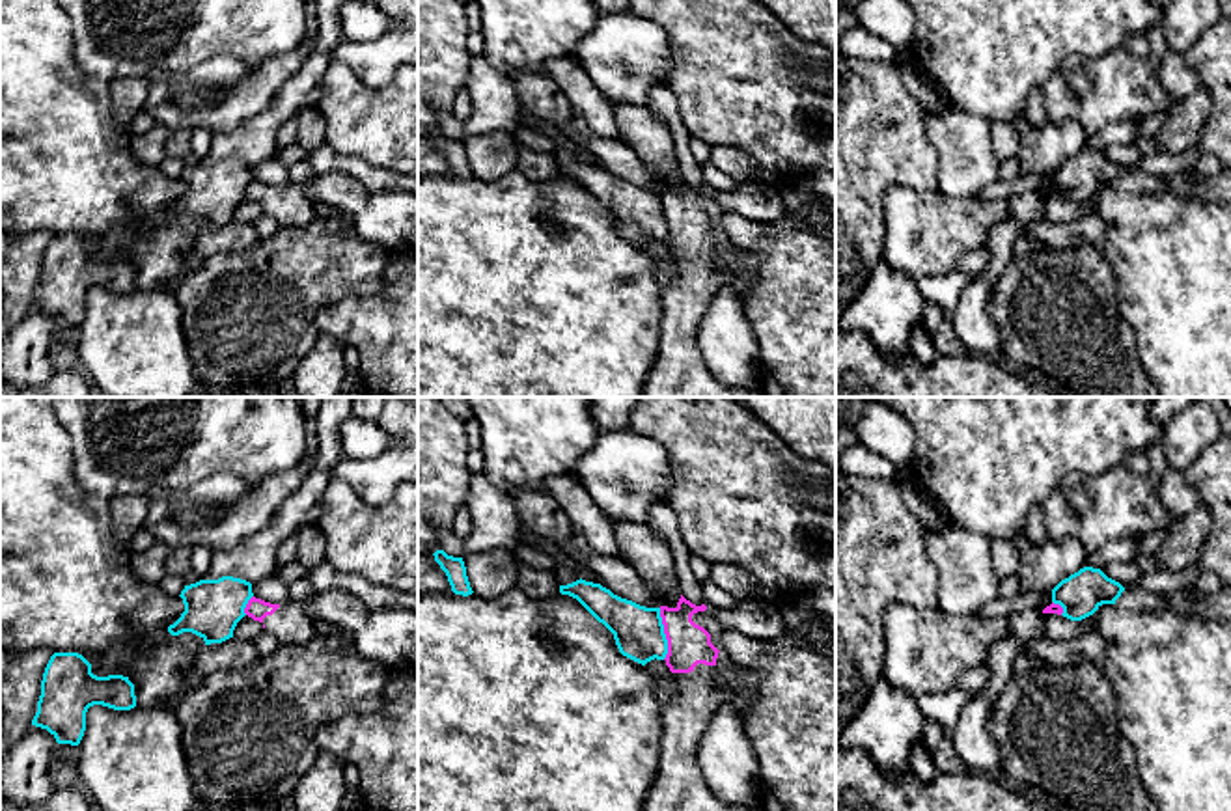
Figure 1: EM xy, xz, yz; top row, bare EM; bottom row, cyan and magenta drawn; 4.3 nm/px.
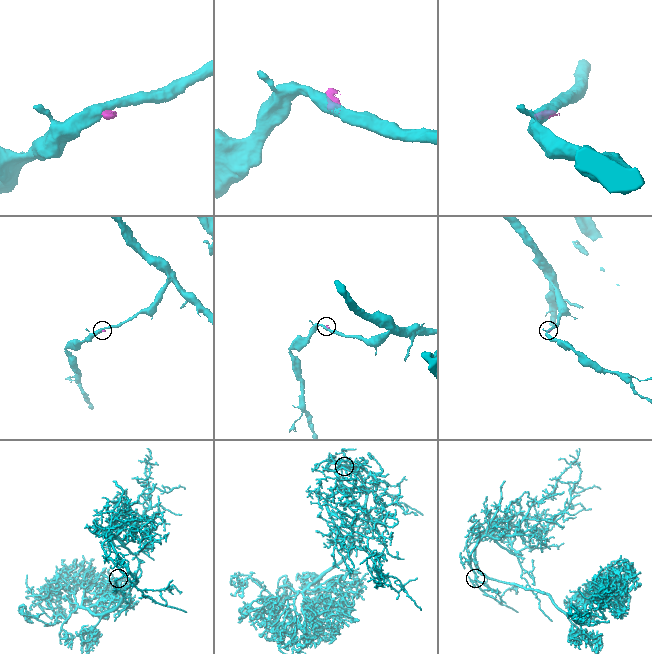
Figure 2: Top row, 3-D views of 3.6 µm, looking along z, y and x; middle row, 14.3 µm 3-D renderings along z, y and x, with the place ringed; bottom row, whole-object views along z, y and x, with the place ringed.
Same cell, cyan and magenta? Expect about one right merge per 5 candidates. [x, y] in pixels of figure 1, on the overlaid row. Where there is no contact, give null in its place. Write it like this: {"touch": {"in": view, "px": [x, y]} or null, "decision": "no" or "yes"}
{"touch": {"in": "xz", "px": [664, 634]}, "decision": "no"}

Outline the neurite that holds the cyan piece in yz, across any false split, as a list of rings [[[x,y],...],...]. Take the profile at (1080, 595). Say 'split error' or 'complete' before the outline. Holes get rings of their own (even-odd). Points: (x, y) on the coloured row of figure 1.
complete | [[[1084,567],[1052,589],[1052,602],[1063,608],[1063,617],[1082,621],[1102,604],[1115,604],[1125,587],[1100,569]]]

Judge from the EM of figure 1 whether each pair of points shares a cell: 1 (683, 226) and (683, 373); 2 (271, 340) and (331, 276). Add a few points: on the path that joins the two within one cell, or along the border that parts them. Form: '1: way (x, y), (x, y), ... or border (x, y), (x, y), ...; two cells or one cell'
1: way (685, 263), (683, 336); one cell
2: way (282, 325), (316, 291); one cell

